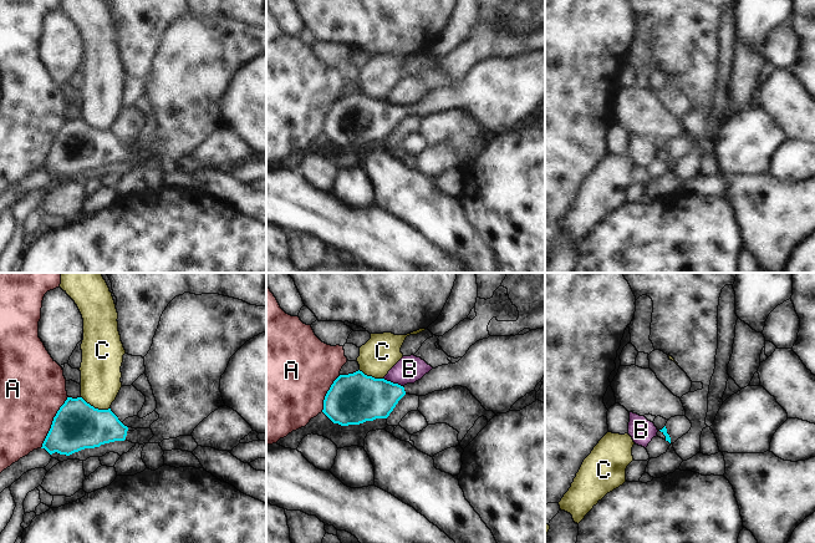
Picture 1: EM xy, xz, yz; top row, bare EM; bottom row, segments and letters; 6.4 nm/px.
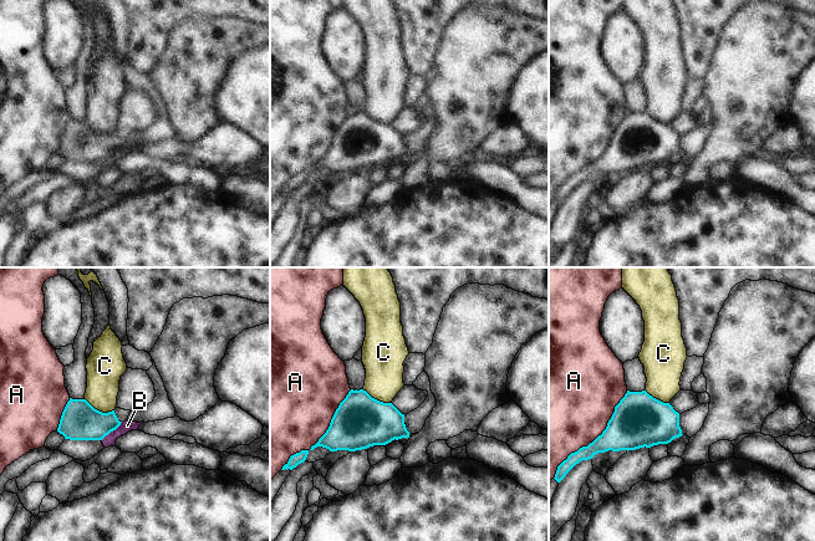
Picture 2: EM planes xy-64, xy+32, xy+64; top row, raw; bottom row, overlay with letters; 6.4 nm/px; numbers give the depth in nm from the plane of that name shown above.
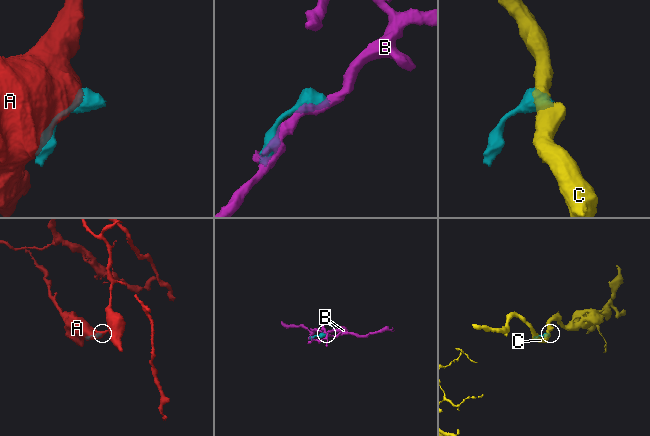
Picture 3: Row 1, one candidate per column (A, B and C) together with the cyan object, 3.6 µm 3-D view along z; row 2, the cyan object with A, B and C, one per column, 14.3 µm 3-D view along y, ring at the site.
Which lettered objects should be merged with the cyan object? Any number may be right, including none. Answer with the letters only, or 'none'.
none

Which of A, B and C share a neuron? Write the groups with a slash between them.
A / B / C

